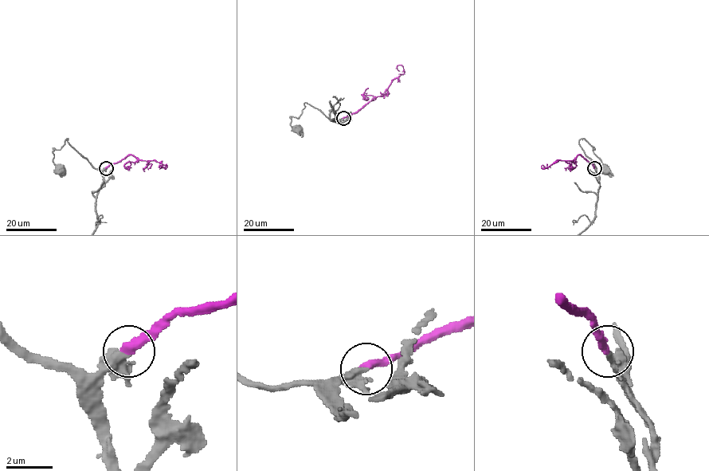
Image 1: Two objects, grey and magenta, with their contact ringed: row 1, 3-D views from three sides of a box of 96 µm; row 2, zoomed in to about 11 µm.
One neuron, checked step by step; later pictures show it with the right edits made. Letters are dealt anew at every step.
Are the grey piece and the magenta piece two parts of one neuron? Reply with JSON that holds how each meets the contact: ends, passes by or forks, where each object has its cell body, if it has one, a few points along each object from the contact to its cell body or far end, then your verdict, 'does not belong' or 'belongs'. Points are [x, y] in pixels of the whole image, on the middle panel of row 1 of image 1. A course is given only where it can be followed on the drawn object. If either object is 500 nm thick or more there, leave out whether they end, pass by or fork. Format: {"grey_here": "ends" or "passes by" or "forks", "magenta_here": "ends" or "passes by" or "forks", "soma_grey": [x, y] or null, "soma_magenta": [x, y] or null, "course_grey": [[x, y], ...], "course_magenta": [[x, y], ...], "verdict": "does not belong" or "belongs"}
{"soma_grey": [297, 129], "soma_magenta": null, "course_grey": [[342, 118], [331, 119], [306, 103], [299, 117], [291, 117], [291, 126], [297, 129]], "course_magenta": [[343, 118], [357, 112], [378, 96], [383, 96], [393, 80], [404, 73], [401, 65], [397, 66], [399, 71]], "verdict": "belongs"}

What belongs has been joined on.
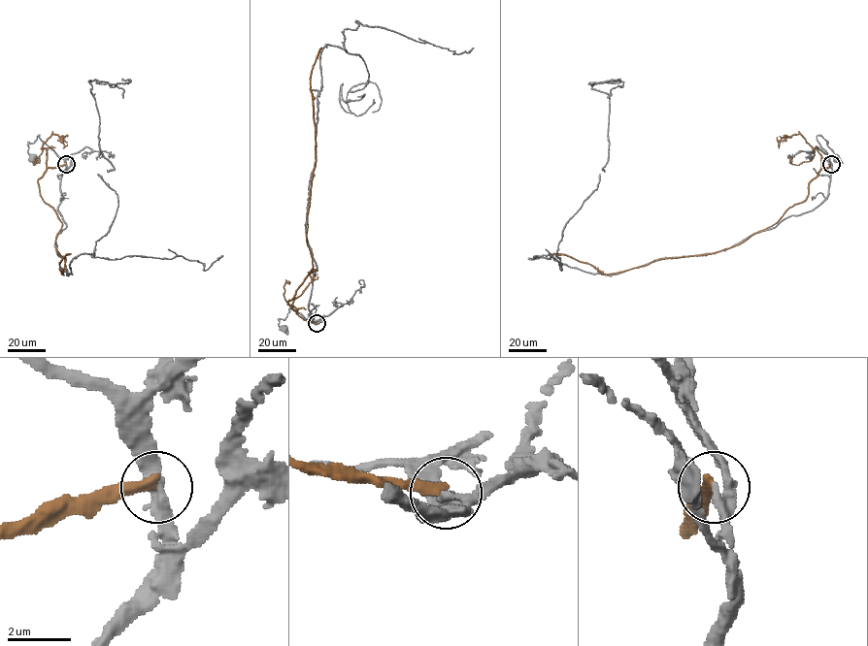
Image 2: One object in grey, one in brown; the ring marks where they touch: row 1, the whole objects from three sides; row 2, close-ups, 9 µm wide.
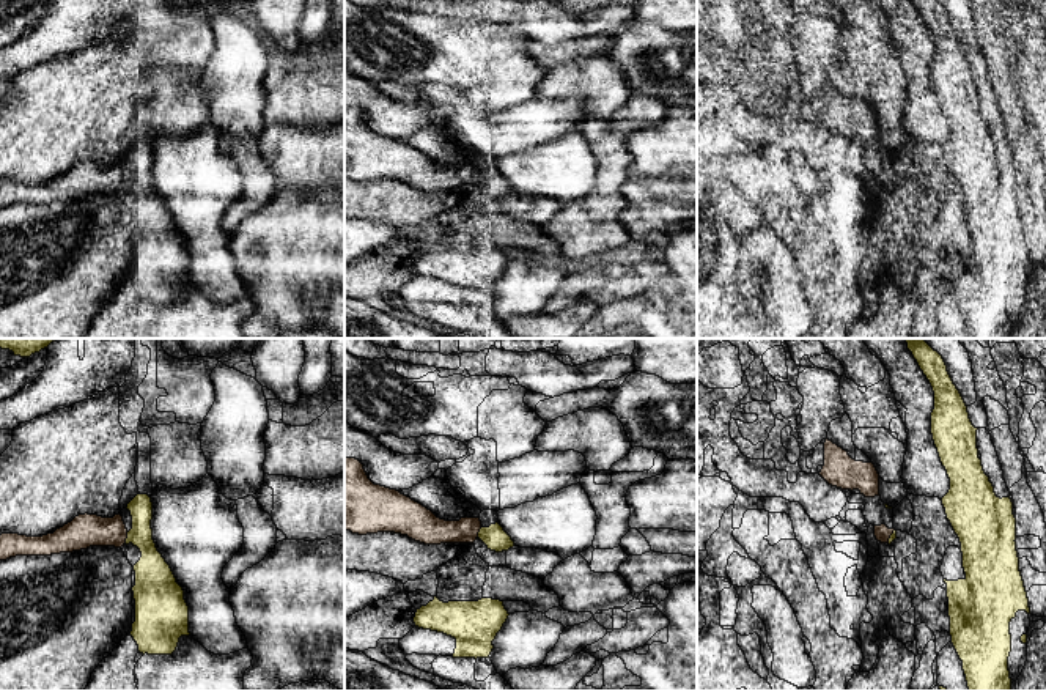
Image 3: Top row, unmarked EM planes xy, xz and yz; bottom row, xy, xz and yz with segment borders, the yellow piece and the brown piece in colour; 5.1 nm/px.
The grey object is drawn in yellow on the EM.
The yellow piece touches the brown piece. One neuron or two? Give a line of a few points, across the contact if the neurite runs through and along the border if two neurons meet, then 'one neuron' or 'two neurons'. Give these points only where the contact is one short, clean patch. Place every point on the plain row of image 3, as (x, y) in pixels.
two neurons

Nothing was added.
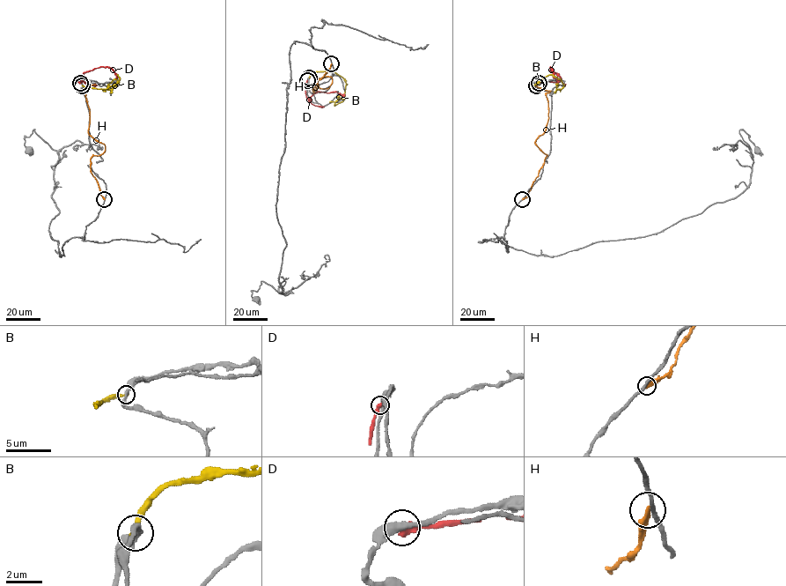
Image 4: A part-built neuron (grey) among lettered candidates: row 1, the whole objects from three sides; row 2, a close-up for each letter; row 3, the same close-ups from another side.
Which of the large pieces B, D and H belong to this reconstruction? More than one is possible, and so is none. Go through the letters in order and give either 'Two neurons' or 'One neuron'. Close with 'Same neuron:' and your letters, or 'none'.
B: Two neurons
D: Two neurons
H: Two neurons
Same neuron: none

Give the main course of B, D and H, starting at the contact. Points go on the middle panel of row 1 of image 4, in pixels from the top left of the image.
B: (310, 77), (313, 72), (334, 71), (346, 83), (344, 100), (334, 106), (340, 98), (345, 97)
D: (307, 80), (305, 88), (310, 102), (310, 98), (317, 92), (337, 92), (344, 95)
H: (331, 64), (317, 86), (327, 88), (332, 84), (330, 77), (323, 77), (313, 92), (316, 79), (322, 77)

